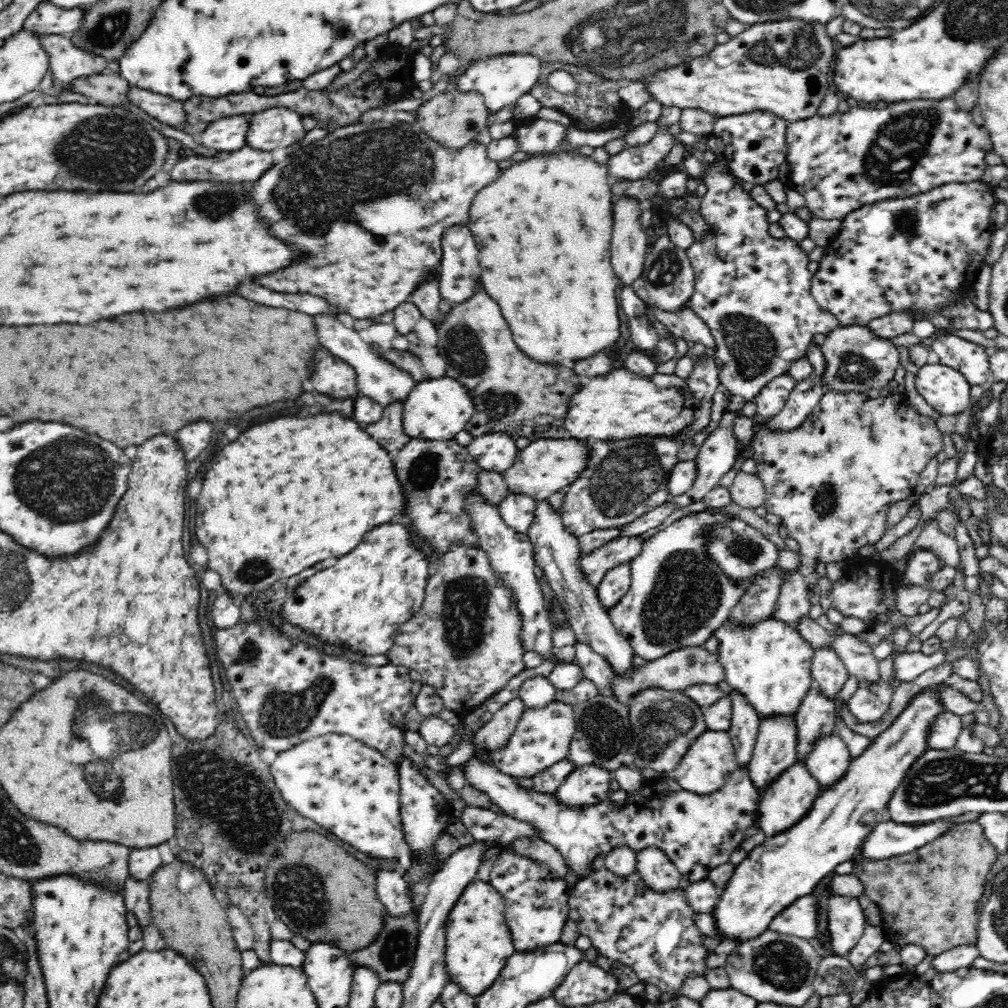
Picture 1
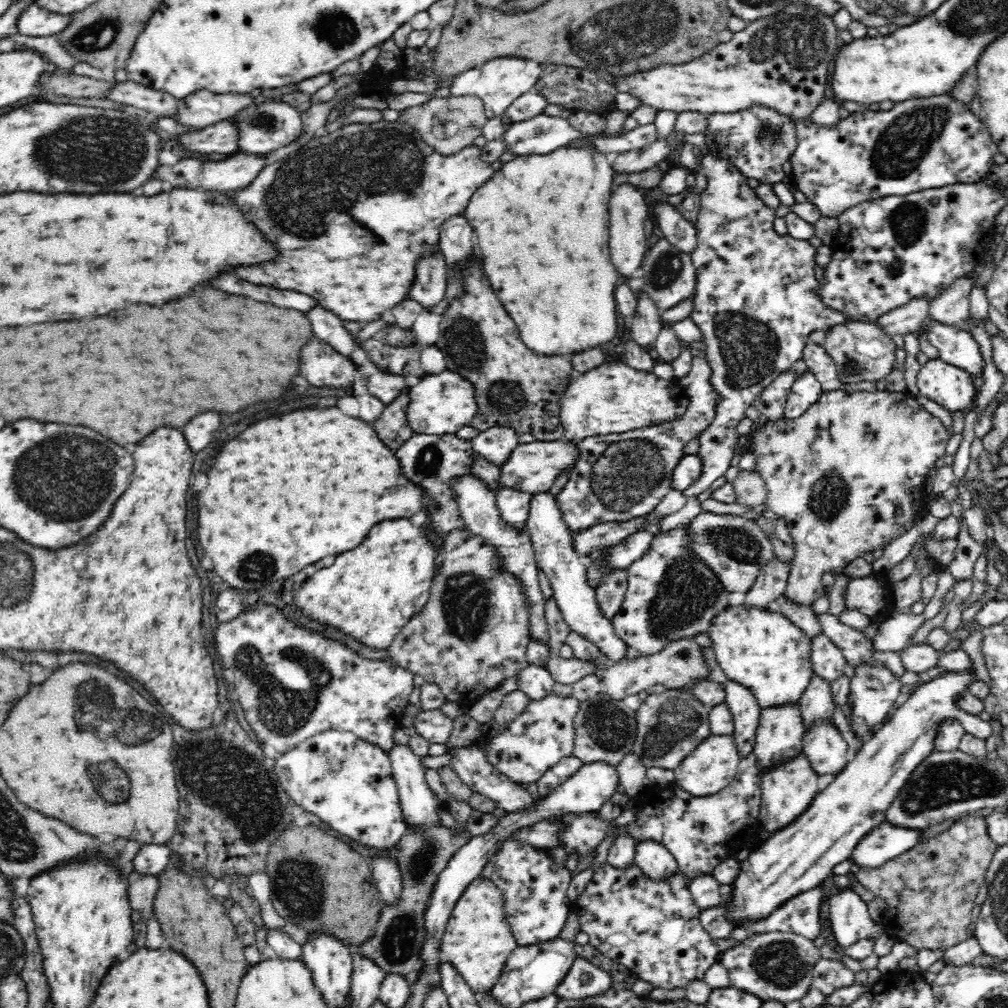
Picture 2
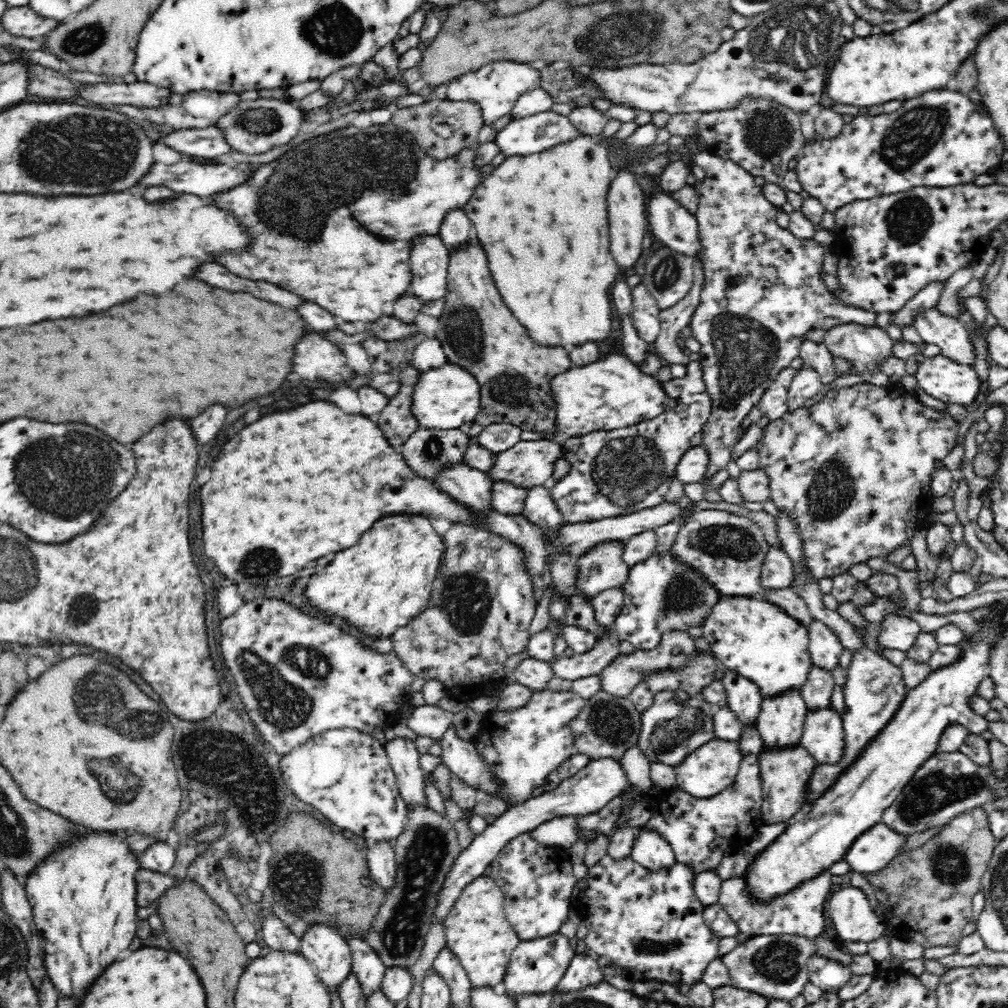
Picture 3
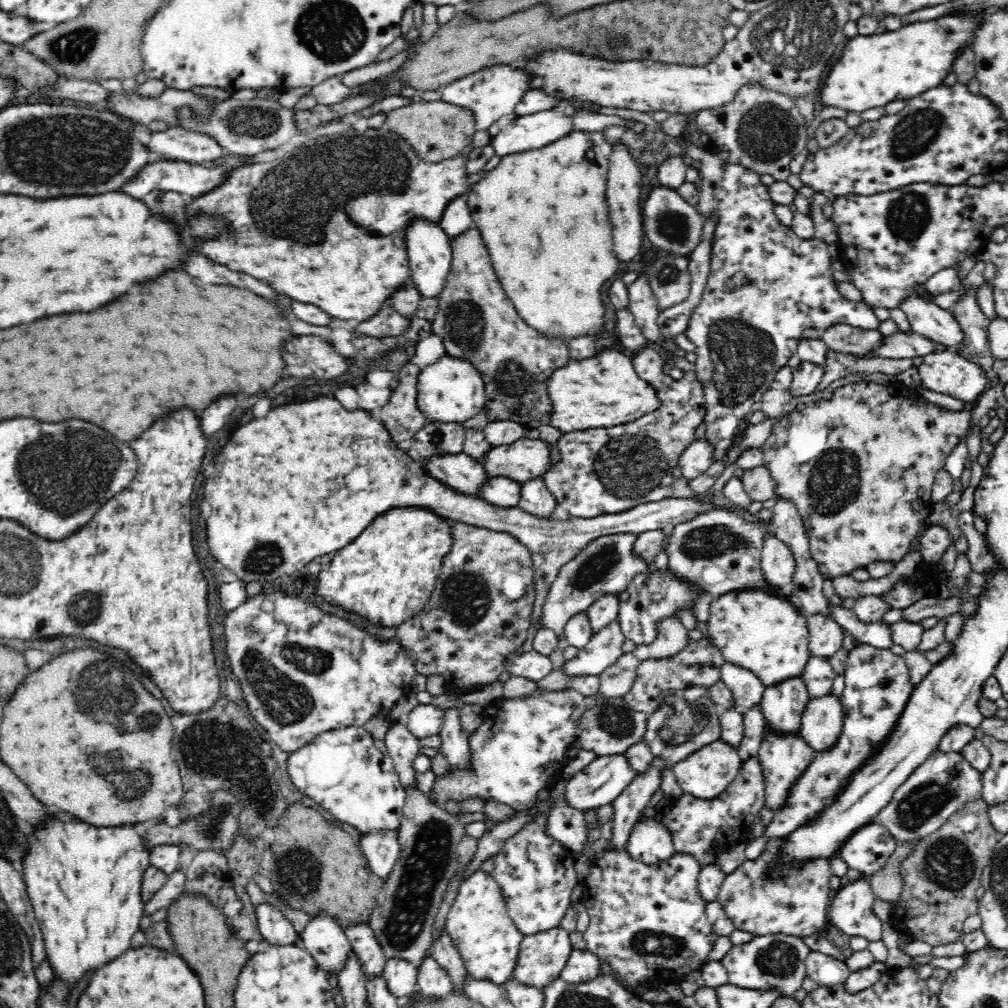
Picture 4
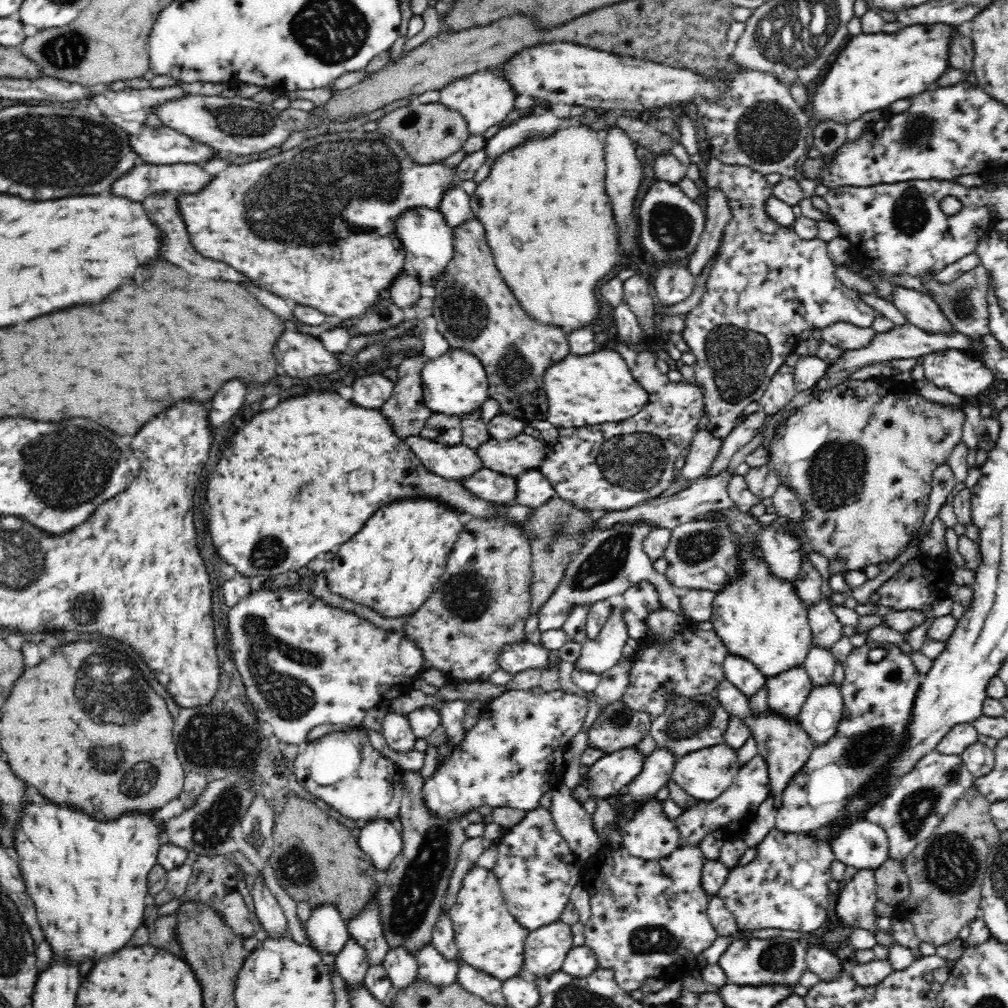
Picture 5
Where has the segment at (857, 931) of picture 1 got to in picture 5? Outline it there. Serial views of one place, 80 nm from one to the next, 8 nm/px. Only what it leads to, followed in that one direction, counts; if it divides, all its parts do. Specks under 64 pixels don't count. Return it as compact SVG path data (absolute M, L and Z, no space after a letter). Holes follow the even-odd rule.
M859 870L837 894L834 912L840 924L851 930L864 930L874 936L878 944L888 947L893 936L880 931L874 904L878 898L874 870Z

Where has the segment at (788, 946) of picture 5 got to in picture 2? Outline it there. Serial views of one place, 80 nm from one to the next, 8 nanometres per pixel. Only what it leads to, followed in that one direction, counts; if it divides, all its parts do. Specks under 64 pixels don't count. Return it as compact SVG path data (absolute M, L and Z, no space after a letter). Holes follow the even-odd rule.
M775 931L754 933L744 942L722 952L720 962L728 969L730 986L752 994L762 1002L786 1004L802 1000L812 988L812 971L818 960L820 950L808 938Z

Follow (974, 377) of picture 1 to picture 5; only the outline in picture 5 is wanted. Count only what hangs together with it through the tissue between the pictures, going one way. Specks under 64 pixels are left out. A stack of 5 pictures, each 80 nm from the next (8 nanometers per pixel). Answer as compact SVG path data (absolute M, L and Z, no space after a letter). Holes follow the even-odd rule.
M898 285L891 302L906 317L910 325L926 333L946 336L957 333L954 325L944 317L939 304L930 296Z

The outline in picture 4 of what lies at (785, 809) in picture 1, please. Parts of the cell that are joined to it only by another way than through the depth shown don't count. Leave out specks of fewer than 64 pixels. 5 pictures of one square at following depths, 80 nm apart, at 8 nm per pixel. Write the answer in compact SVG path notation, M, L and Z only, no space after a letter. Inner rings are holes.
M765 732L764 741L760 745L757 757L762 765L762 774L765 782L765 807L772 809L772 814L777 813L788 804L795 782L810 766L815 752L810 745L798 736L781 736L774 732Z

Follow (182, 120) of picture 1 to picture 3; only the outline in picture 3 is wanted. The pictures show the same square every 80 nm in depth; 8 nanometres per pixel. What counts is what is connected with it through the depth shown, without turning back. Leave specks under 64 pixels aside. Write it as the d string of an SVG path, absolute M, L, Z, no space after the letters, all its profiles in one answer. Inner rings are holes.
M134 81L131 83L92 83L81 88L81 96L86 100L94 100L98 106L104 104L132 104L140 109L156 108L159 109L162 104L167 103L173 92L161 86L152 85Z

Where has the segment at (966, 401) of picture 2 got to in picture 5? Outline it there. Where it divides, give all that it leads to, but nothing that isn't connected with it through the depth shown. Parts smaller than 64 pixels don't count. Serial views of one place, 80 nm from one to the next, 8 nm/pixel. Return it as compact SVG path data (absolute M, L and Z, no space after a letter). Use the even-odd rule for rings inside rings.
M946 349L926 355L921 363L925 379L937 387L945 388L966 400L977 401L992 386L993 372L978 358L968 356L961 349Z

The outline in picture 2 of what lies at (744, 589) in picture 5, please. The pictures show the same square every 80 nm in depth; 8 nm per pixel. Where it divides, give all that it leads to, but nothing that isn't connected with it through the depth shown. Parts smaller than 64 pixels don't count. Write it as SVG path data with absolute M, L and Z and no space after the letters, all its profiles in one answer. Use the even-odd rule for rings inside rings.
M730 605L713 620L707 635L712 639L716 660L730 682L740 684L757 699L760 710L776 706L797 706L814 677L811 640L784 614L774 609Z

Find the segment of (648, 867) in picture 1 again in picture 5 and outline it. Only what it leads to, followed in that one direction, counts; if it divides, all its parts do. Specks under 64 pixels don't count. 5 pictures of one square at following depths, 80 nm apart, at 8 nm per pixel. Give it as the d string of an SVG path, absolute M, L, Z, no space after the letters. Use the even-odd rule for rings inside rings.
M656 798L648 799L625 824L621 830L622 846L636 858L657 861L679 847L676 823L664 815Z

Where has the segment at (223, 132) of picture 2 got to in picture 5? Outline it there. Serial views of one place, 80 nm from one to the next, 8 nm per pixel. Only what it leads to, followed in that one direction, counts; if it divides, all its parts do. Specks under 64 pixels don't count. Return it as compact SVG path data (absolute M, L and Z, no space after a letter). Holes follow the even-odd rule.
M141 126L140 135L130 137L131 147L148 164L204 162L222 152L205 142L198 142L170 127Z

